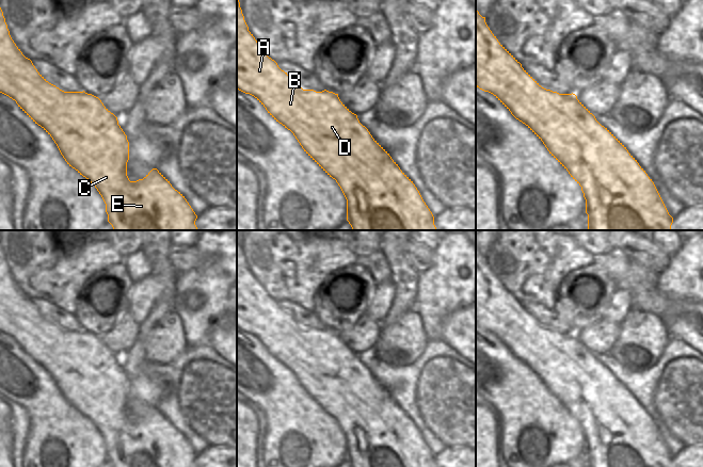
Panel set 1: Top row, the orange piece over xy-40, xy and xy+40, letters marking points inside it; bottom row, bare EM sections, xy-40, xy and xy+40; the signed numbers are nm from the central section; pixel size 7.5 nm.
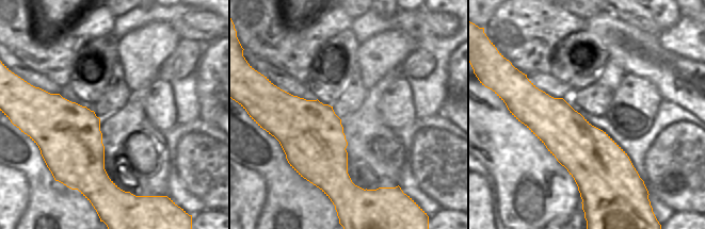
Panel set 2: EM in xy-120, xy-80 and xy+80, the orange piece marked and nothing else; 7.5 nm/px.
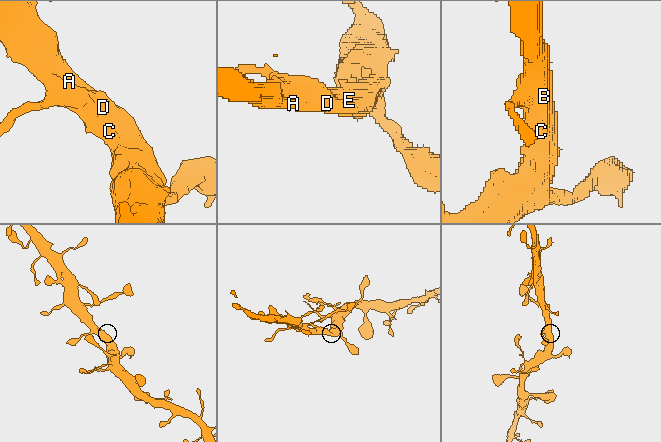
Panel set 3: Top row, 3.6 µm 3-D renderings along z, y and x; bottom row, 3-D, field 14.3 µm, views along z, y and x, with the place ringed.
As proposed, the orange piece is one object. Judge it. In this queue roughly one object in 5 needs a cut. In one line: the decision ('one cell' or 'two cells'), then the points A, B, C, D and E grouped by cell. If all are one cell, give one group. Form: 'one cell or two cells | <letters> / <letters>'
one cell | A B C D E

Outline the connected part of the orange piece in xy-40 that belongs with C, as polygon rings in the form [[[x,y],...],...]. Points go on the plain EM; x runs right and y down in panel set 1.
[[[1,246],[0,332],[15,339],[52,376],[67,403],[97,428],[113,467],[197,467],[197,454],[185,435],[157,407],[143,418],[129,419],[129,381],[117,356],[98,336],[84,329],[64,331],[49,322],[12,278]]]

